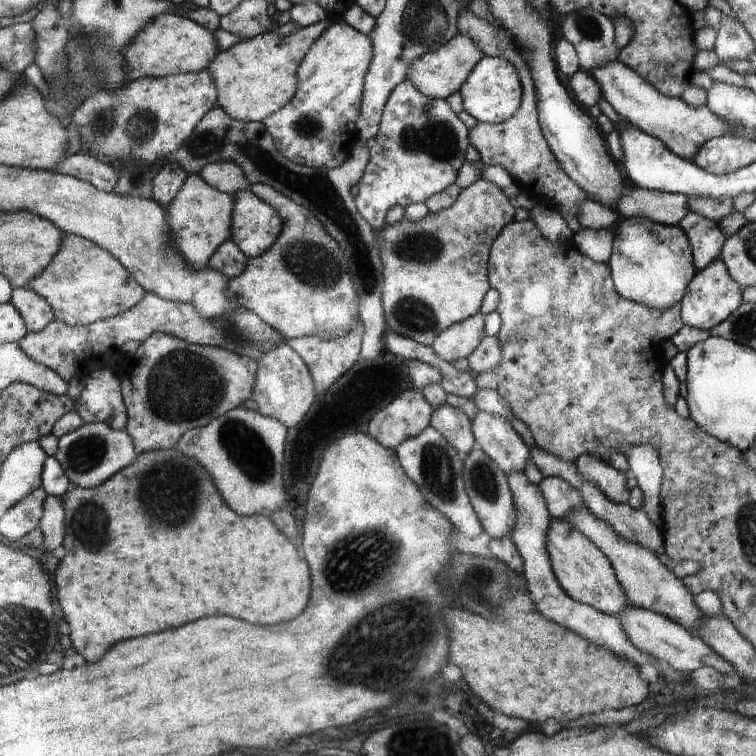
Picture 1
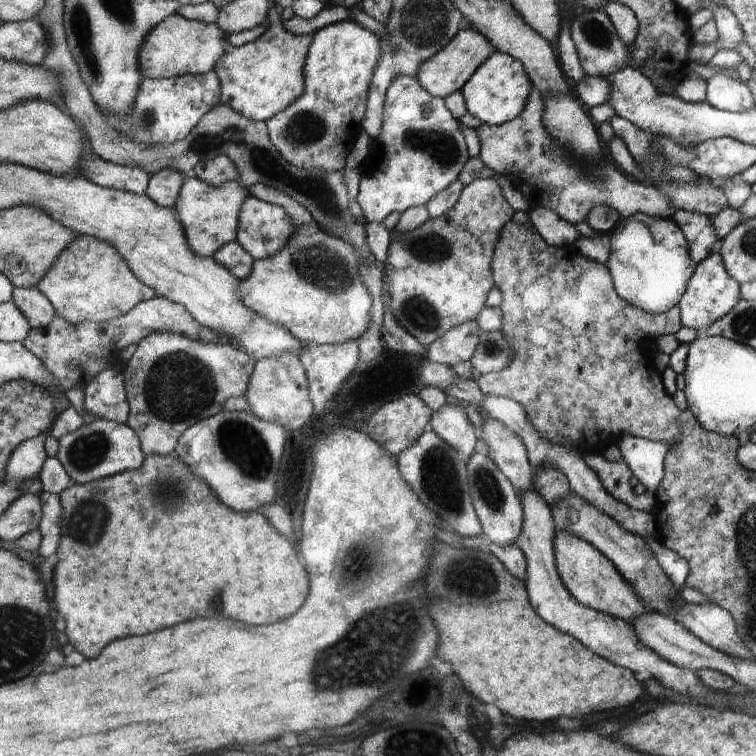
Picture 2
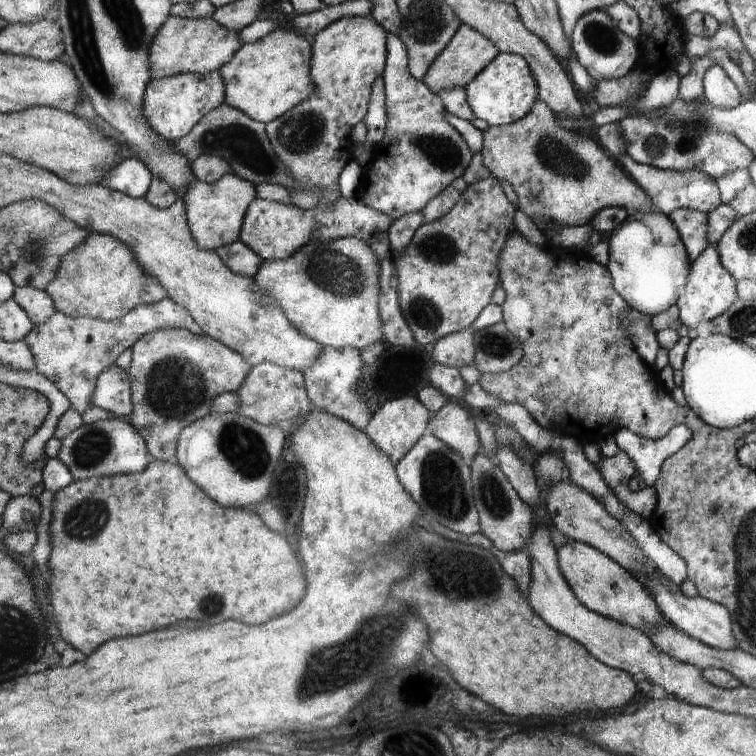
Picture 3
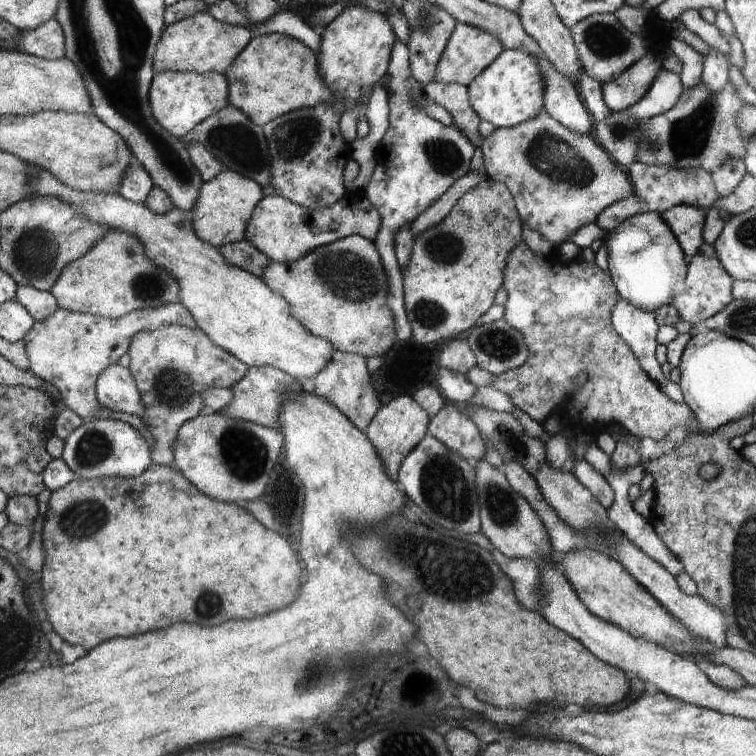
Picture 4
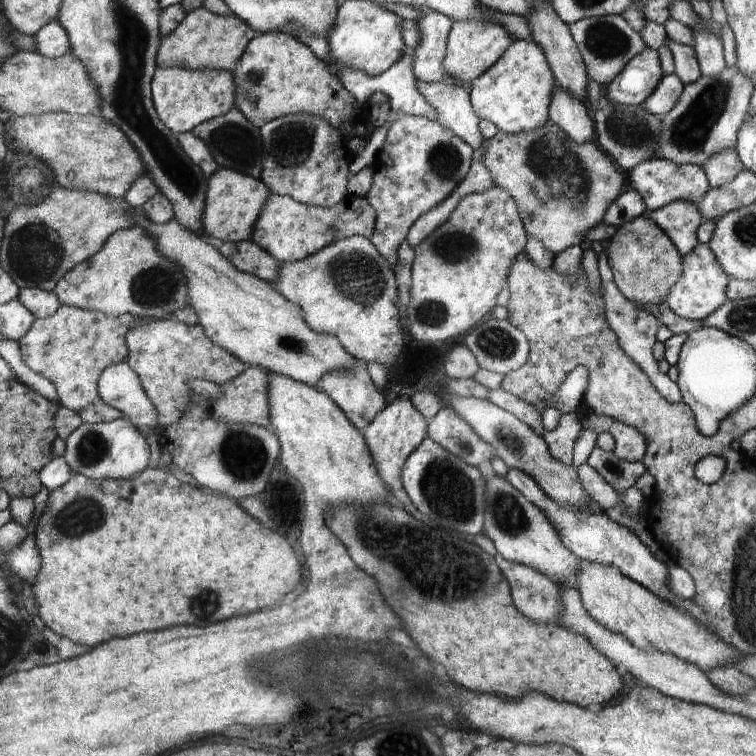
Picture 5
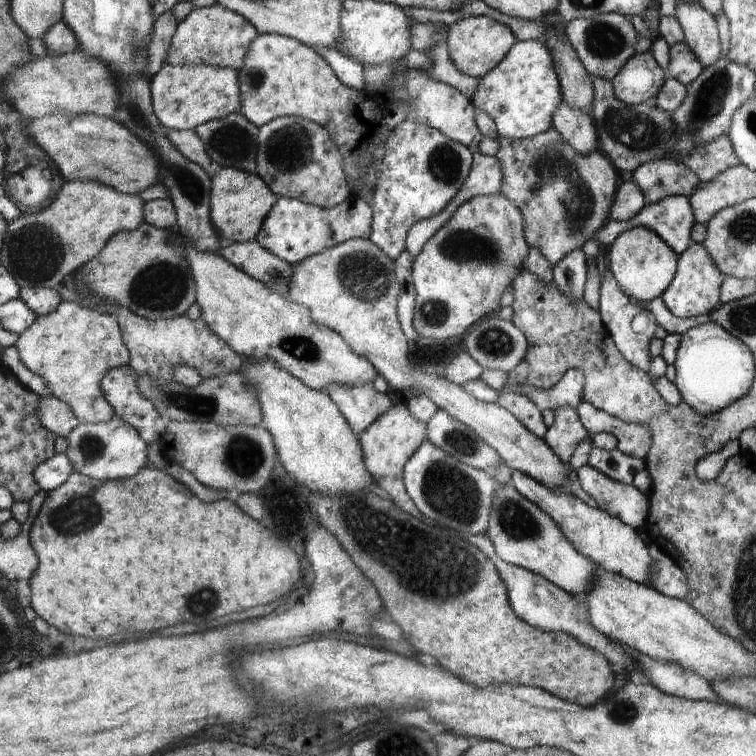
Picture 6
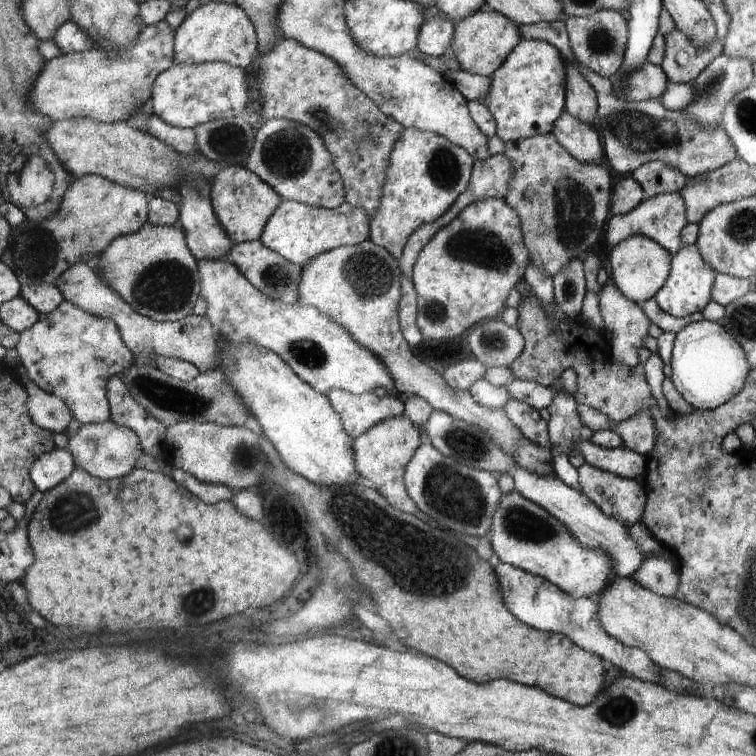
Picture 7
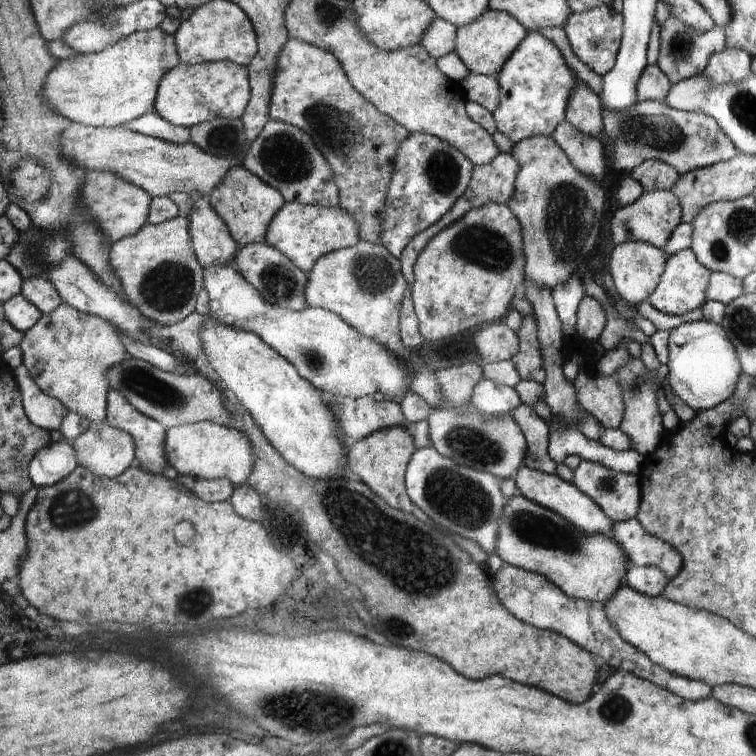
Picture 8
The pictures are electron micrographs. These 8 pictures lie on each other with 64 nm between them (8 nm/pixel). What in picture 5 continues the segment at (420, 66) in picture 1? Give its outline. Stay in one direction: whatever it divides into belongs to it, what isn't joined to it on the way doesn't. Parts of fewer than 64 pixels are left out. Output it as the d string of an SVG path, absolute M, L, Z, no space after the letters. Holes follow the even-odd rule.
M480 20L454 21L452 32L448 38L448 56L445 58L445 69L454 80L467 87L476 81L481 74L490 68L505 54L514 40L509 31L494 22L480 22Z

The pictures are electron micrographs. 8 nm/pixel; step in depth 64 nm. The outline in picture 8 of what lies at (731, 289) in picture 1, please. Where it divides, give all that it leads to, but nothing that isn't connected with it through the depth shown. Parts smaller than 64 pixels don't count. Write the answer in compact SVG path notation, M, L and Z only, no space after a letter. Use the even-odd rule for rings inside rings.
M691 248L678 250L673 255L669 255L661 284L647 300L656 310L667 315L683 315L692 312L692 310L700 309L707 302L711 276L712 272L698 260Z

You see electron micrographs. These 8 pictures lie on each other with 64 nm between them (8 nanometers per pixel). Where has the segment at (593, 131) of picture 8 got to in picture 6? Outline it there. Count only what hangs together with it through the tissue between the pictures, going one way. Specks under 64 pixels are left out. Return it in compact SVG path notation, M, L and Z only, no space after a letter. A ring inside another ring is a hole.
M554 12L549 13L544 22L552 26L546 36L546 46L552 51L557 73L560 75L561 91L564 101L574 110L590 112L596 104L596 88L593 78L585 65L578 58L577 51L566 35L565 22L561 16Z

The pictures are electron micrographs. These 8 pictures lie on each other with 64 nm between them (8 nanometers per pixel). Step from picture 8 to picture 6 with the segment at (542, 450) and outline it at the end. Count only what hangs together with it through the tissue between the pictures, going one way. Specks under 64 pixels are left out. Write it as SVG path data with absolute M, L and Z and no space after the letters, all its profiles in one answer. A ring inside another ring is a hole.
M498 391L496 404L508 410L514 418L518 418L526 426L528 432L532 432L538 438L545 439L547 426L541 410L538 410L538 406L532 400L514 392Z

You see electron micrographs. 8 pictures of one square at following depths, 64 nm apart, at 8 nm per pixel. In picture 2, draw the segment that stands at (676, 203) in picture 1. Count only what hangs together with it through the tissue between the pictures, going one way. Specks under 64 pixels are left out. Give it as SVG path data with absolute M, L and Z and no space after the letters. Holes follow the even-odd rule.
M533 88L530 94L529 103L524 113L514 121L502 125L488 125L483 123L477 130L480 136L481 150L479 158L481 162L489 167L498 175L505 176L510 183L516 187L530 208L535 206L552 210L555 214L566 223L577 224L586 221L589 214L596 206L607 205L622 216L629 217L637 213L643 213L650 217L668 217L672 218L677 212L677 208L673 206L673 200L668 199L659 189L654 188L648 183L638 183L628 180L624 174L620 174L618 170L605 160L601 163L587 161L584 157L580 157L574 150L567 148L557 139L554 139L548 133L544 123L545 102L541 96L541 92Z

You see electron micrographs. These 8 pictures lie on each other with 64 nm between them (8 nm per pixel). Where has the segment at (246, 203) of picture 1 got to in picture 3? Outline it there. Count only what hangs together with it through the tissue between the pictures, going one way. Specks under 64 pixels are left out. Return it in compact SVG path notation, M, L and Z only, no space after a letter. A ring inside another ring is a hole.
M357 193L355 198L342 197L330 210L324 208L304 210L285 202L254 198L244 214L240 240L263 261L286 260L296 250L302 249L302 246L314 240L328 242L342 237L354 237L368 243L378 232L387 232L393 225L393 219L366 206L366 203L362 202L364 198L360 193Z

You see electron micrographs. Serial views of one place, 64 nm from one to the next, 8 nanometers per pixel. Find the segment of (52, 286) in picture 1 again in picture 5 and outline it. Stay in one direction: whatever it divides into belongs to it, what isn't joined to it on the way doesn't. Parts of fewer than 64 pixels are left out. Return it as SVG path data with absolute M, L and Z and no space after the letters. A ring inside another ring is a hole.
M142 226L117 230L100 252L69 270L53 291L64 306L102 312L110 318L130 314L154 321L167 319L189 302L189 282L181 266L157 249Z

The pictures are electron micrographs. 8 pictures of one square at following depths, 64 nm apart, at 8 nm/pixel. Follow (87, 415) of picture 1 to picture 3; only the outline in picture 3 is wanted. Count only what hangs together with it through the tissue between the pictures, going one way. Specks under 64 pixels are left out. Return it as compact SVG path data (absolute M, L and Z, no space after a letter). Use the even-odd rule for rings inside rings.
M114 365L97 376L93 392L93 406L110 412L116 419L133 413L133 393L128 371Z

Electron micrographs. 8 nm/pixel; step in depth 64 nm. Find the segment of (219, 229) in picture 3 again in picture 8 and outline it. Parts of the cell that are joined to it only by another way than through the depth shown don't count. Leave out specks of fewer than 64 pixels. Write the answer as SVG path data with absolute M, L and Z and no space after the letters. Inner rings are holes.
M242 164L229 170L221 184L210 194L210 198L213 209L228 224L230 234L240 248L264 241L272 218L285 204L281 191L271 187L252 171L246 170Z

